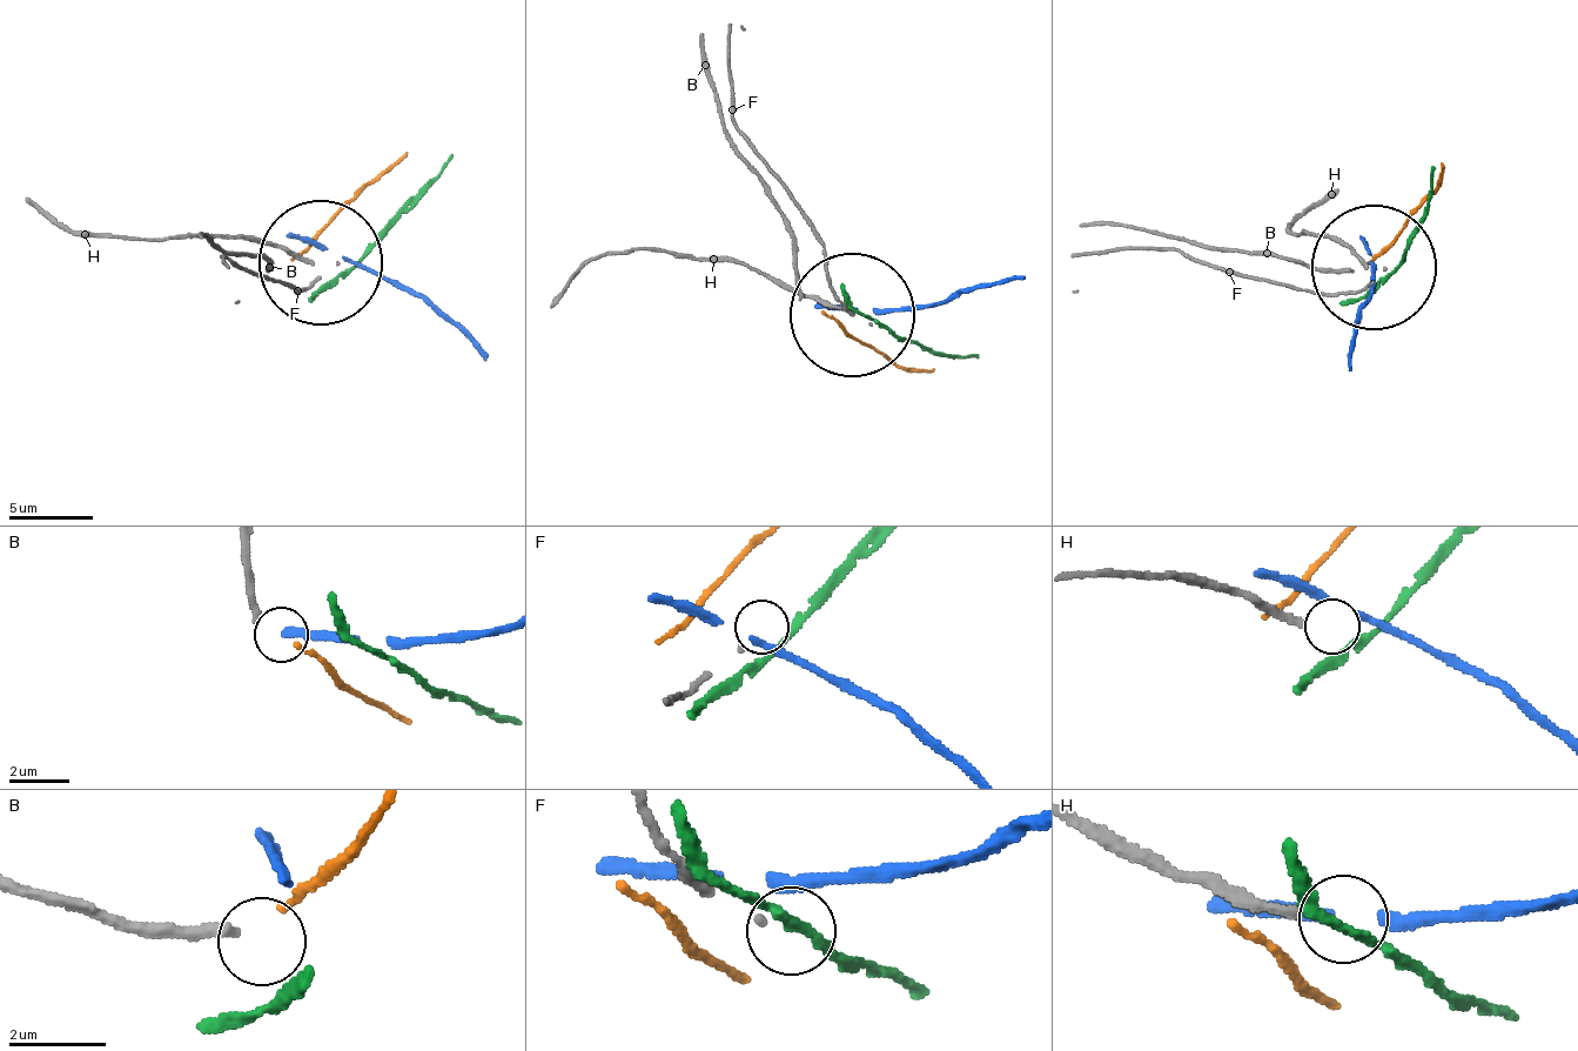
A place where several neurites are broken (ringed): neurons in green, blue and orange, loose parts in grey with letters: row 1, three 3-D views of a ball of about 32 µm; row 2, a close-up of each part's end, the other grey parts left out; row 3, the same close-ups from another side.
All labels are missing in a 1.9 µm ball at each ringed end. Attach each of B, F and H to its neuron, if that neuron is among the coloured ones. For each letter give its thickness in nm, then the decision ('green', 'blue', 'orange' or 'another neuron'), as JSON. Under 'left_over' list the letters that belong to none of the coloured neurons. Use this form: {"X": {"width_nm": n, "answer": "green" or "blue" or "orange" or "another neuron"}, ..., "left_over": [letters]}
{"B": {"width_nm": 240, "answer": "another neuron"}, "F": {"width_nm": 100, "answer": "another neuron"}, "H": {"width_nm": 220, "answer": "another neuron"}, "left_over": ["B", "F", "H"]}

